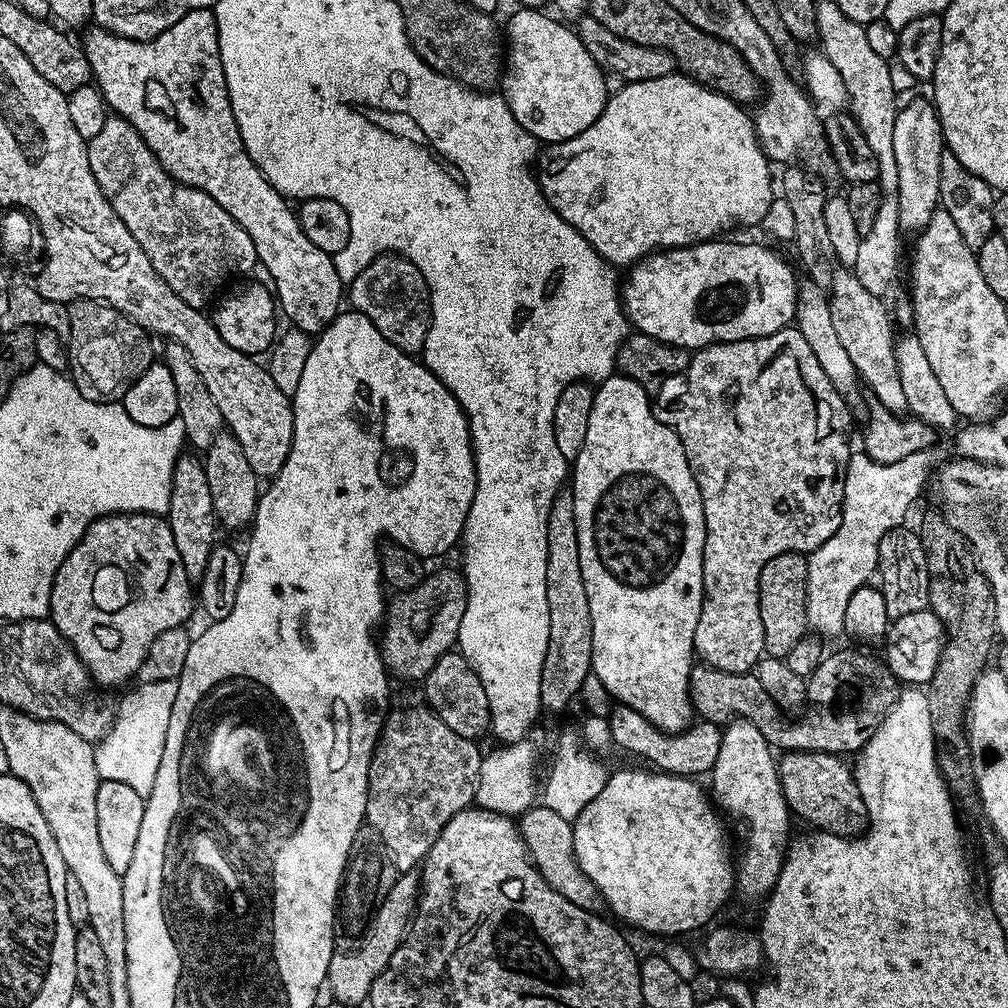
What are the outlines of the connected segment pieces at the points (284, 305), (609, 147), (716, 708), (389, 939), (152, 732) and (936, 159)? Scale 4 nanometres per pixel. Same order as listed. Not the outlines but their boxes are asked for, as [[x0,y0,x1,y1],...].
[[82,8,346,334],[538,74,774,266],[688,652,898,754],[326,871,420,1005],[94,680,178,798],[894,99,946,234]]

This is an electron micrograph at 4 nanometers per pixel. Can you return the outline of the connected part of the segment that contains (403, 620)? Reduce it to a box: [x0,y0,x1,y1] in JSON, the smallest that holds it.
[378,568,468,681]

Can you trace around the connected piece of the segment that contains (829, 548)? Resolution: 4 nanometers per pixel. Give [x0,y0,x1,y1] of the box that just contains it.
[806,450,937,636]

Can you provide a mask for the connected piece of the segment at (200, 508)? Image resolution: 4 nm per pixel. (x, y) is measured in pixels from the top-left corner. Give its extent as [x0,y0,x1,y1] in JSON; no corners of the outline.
[166,454,218,582]

